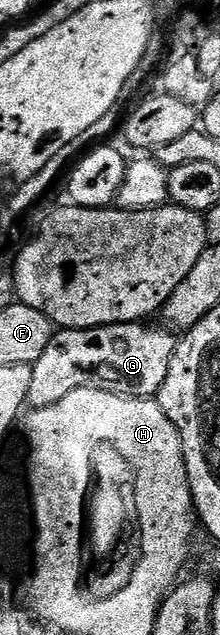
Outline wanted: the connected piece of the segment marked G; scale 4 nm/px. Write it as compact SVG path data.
M128 321L118 325L100 325L94 329L61 329L54 332L43 355L39 355L39 359L32 364L28 404L33 409L46 409L76 389L102 389L138 399L156 398L163 381L167 379L167 367L171 367L178 338L168 328L160 329L157 325L149 324L153 323Z

